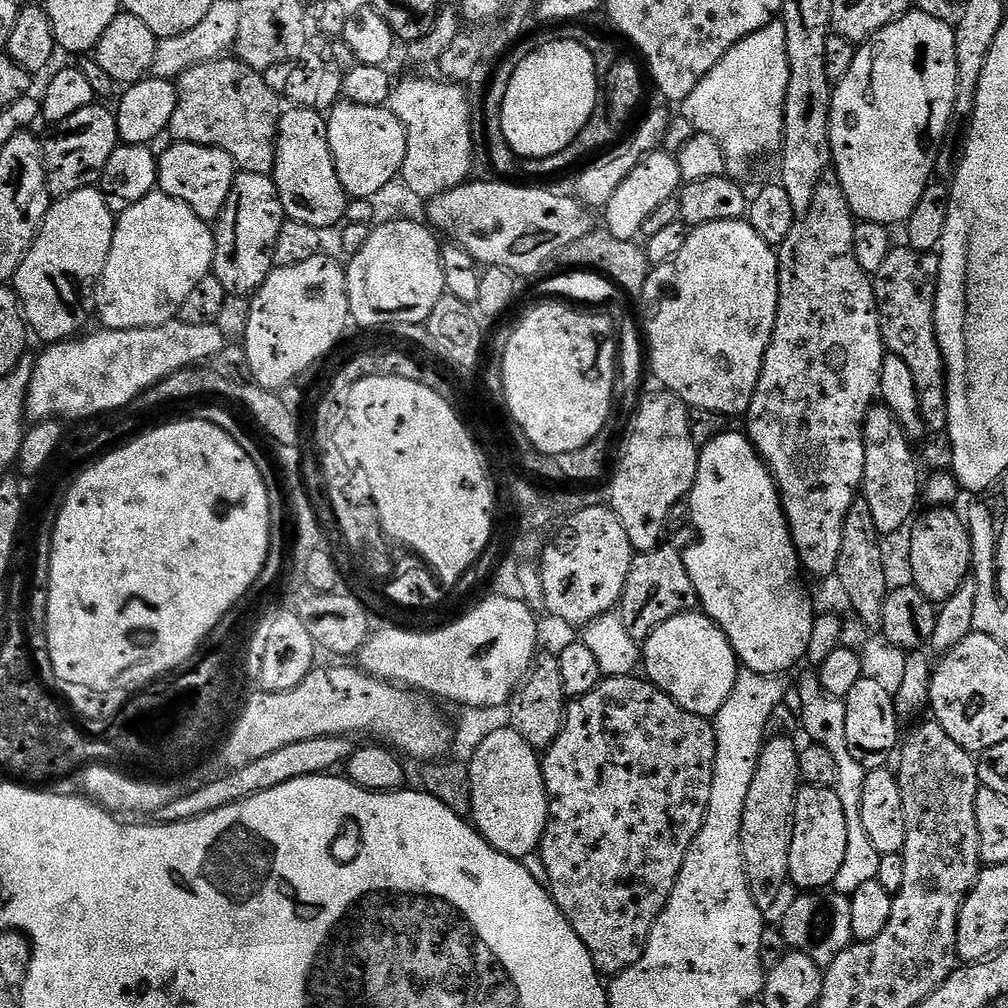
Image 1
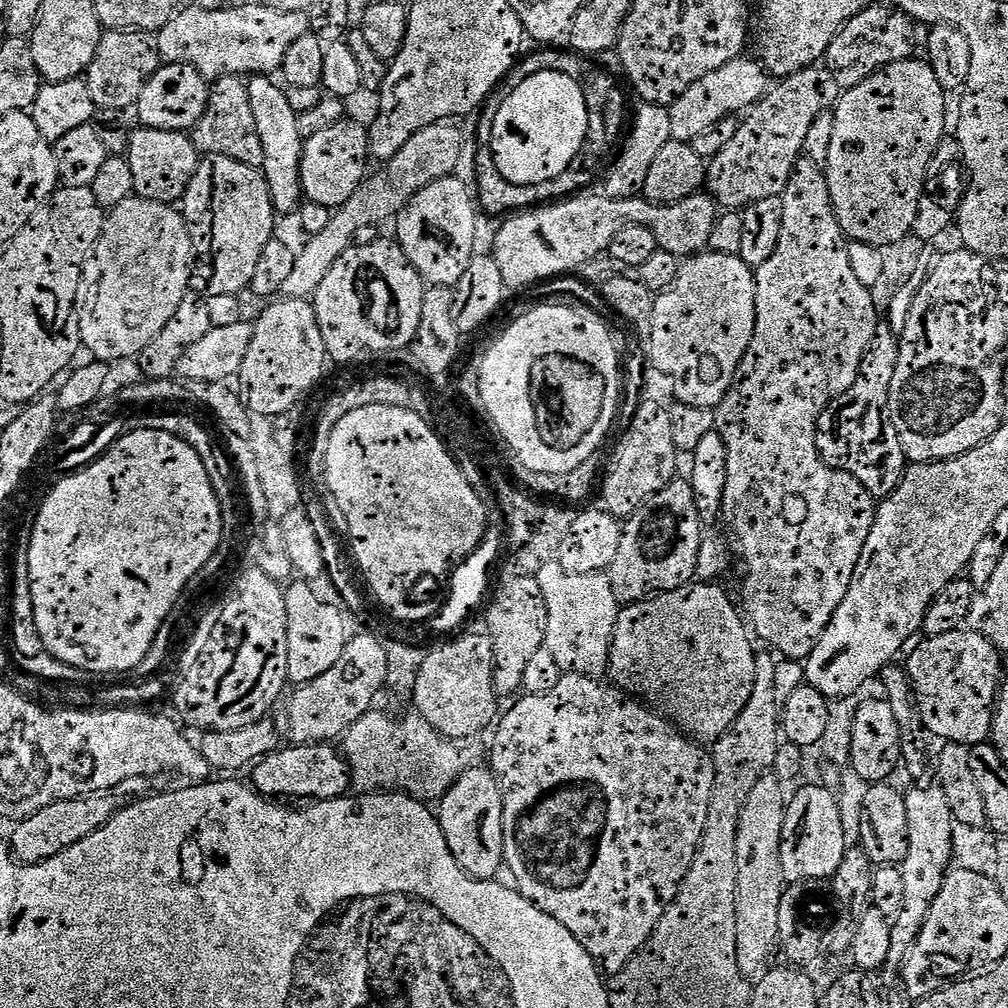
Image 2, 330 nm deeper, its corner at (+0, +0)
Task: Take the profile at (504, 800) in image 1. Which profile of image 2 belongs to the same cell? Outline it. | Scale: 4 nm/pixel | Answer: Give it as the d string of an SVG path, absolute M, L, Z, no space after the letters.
M471 765L452 784L438 810L438 823L456 860L472 877L493 879L506 852L503 791L489 767Z

